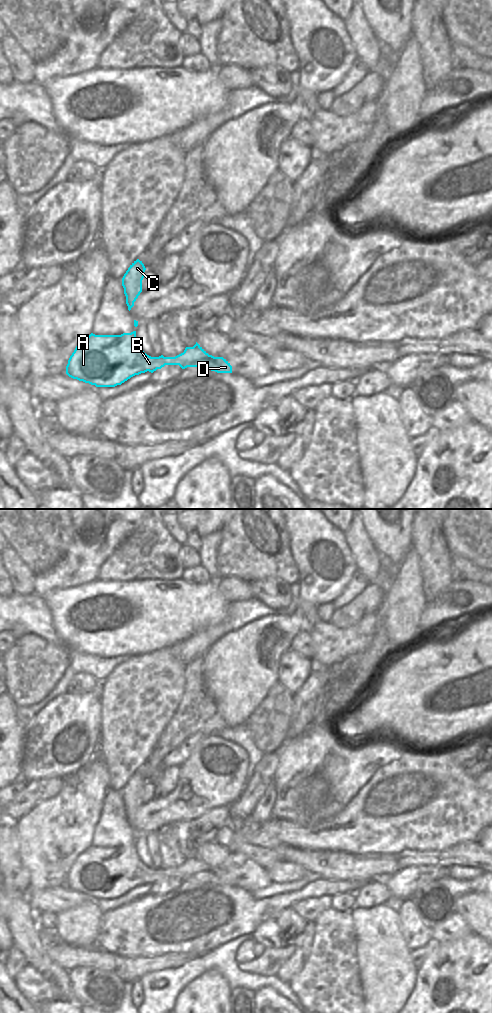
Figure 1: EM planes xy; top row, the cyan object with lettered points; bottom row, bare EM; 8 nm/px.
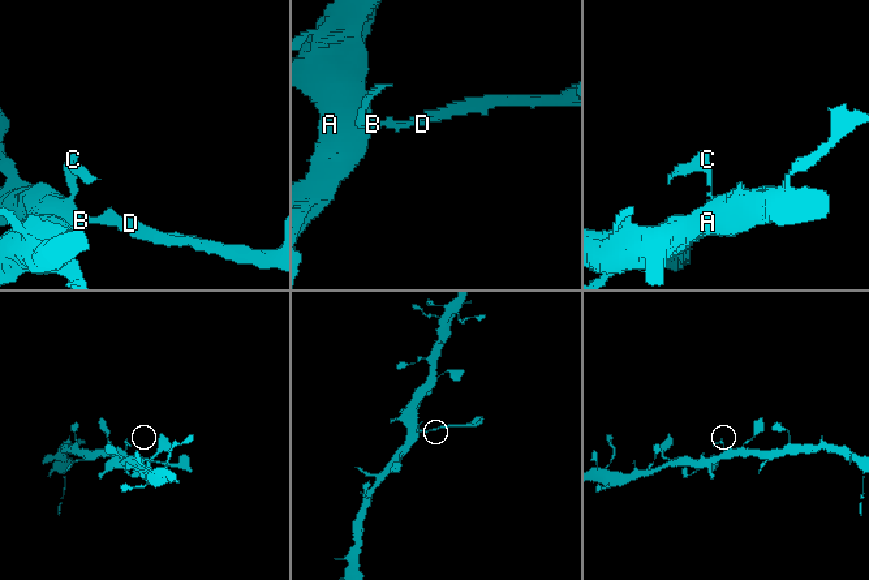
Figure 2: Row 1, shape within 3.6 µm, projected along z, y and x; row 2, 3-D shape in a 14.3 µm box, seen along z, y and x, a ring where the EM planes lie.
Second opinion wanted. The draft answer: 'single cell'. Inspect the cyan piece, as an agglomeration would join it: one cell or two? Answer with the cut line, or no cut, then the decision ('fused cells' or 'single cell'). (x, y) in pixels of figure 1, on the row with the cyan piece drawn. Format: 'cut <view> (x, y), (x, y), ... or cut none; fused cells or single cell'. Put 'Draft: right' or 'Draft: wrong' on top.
Draft: wrong
cut xy (163, 357), (163, 361), (166, 364); fused cells

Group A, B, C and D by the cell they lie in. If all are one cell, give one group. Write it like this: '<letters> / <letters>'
A B C / D

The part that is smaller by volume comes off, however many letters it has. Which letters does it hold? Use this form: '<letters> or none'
D.

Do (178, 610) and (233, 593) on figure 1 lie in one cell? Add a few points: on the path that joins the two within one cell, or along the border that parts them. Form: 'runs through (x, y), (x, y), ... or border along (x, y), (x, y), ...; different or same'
border along (217, 579), (217, 589), (229, 603); different

